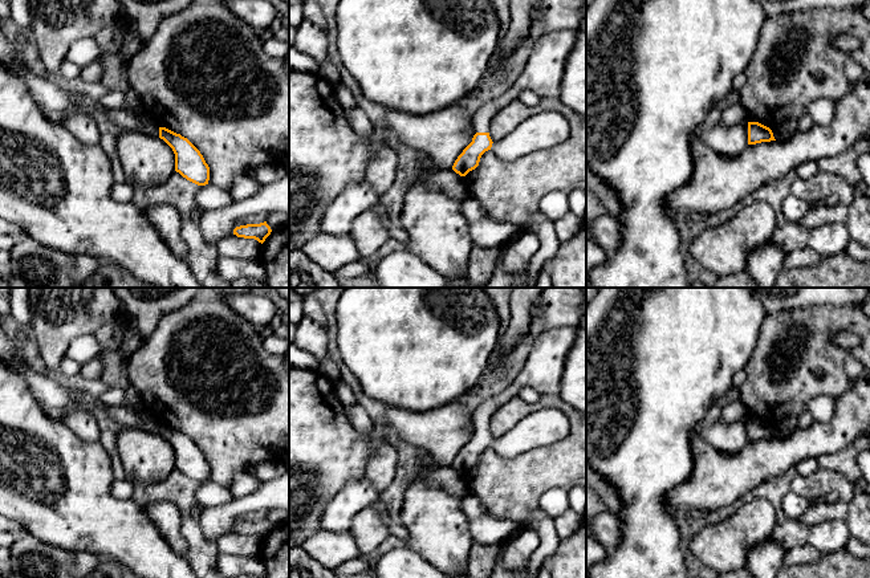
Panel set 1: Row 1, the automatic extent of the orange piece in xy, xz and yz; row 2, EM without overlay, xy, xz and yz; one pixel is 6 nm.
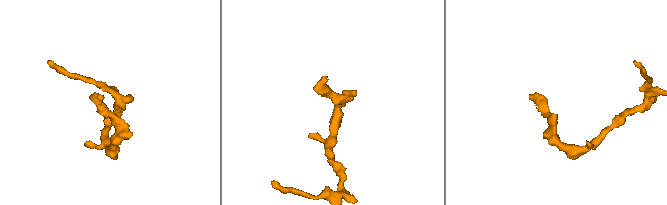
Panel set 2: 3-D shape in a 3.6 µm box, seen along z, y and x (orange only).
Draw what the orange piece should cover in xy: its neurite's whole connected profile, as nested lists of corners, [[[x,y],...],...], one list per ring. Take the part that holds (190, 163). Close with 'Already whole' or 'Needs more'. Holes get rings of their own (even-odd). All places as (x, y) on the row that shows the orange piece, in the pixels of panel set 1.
[[[159,127],[159,138],[172,148],[176,172],[198,186],[208,184],[210,167],[200,151],[187,138],[166,127]]]. Already whole

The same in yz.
[[[748,122],[748,144],[776,141],[769,127],[759,122]]]. Already whole

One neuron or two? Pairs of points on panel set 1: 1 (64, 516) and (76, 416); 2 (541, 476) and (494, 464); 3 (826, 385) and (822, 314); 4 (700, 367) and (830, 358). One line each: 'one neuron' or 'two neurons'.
1: two neurons
2: one neuron
3: one neuron
4: two neurons

